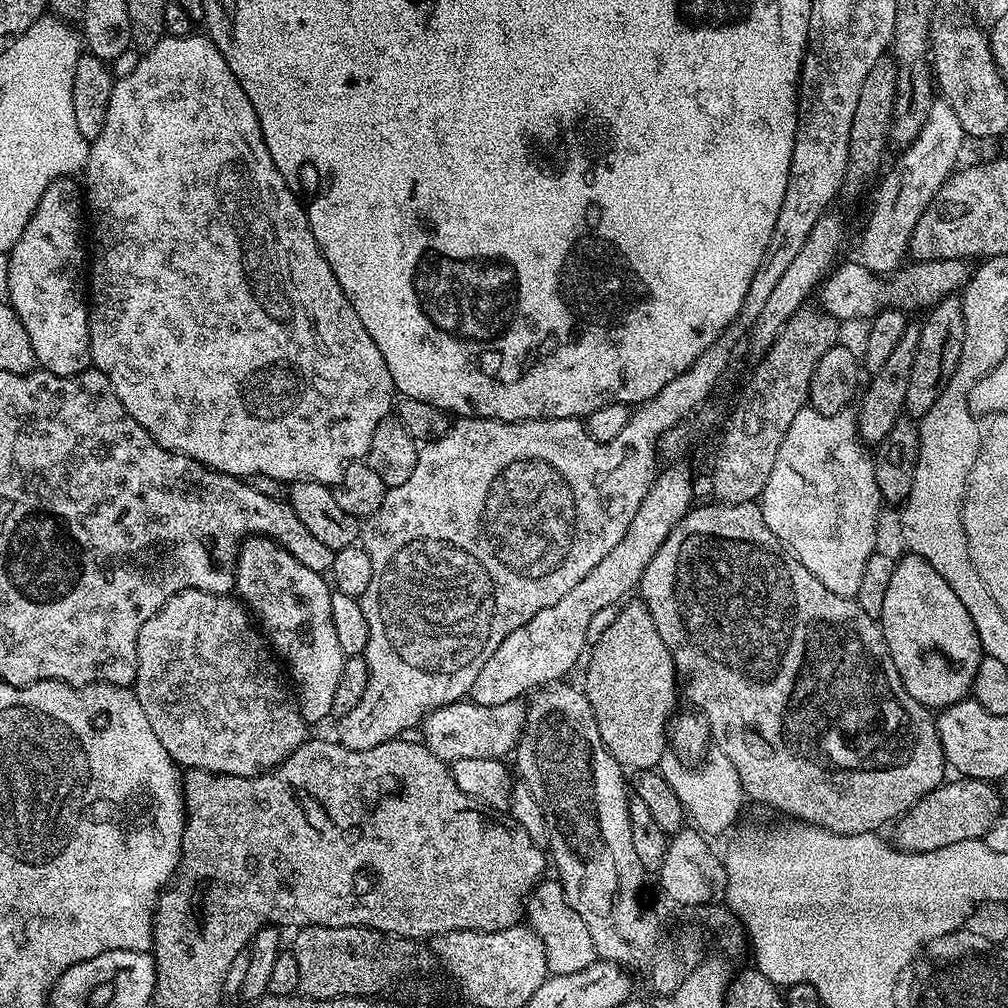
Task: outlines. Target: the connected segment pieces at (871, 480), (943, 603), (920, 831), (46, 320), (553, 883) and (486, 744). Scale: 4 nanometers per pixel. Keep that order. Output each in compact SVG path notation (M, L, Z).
M810 406L798 410L794 422L790 422L790 430L786 430L786 438L782 438L778 458L774 458L774 470L770 470L770 478L766 478L764 492L758 501L766 526L770 526L776 537L796 553L802 566L806 566L826 590L849 598L858 594L858 585L862 583L862 574L866 570L866 558L878 548L876 519L880 516L882 501L876 462L864 447L865 441L856 427L855 411L845 410L827 416Z
M904 554L896 560L894 574L890 574L890 587L886 589L886 599L882 601L879 622L888 643L888 653L894 658L894 666L906 690L919 704L929 710L939 710L957 704L971 693L974 674L982 659L978 630L958 594L950 590L950 582L946 582L946 578L942 578L942 574L938 574L926 558Z
M955 779L938 785L895 821L895 847L903 852L942 850L942 846L954 846L954 842L979 840L984 837L986 830L990 830L990 826L994 826L1006 808L999 787L986 780Z
M71 175L51 182L46 194L38 202L22 238L8 253L7 303L22 318L26 334L30 334L30 346L34 346L37 365L43 371L59 376L73 376L85 372L92 364L90 330L88 329L89 301L86 299L86 208L82 203L82 188Z
M545 878L533 888L526 901L526 924L538 934L538 938L542 938L551 975L578 974L578 970L586 970L586 966L590 966L598 958L594 938L590 938L590 930L586 930L586 922L578 918L574 906L566 902L566 894L559 879Z
M465 698L455 704L443 704L429 712L422 721L425 748L438 759L451 762L462 758L490 758L499 760L507 757L520 742L524 724L528 721L528 710L523 699L502 702L502 706L478 706Z

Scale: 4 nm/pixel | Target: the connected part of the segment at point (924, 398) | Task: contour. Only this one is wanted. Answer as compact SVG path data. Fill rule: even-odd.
M956 294L940 300L925 315L928 317L920 324L920 341L918 350L914 354L914 370L910 370L910 386L906 390L906 402L904 403L909 417L919 418L928 413L930 406L938 402L942 390L946 390L958 366L958 358L962 354L962 342L966 334L960 301L961 297Z

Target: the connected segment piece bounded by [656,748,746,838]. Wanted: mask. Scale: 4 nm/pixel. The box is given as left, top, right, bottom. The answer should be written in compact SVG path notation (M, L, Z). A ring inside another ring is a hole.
M669 748L659 759L656 770L670 783L696 830L713 838L724 833L735 822L746 797L738 770L723 751L713 749L707 753L705 760L702 767L692 769L686 766L687 761L675 749Z

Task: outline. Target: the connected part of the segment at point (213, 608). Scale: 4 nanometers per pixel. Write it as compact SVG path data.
M193 588L169 598L166 606L162 606L162 610L158 610L158 614L154 614L154 618L149 618L142 626L142 630L138 630L138 674L134 691L138 702L142 702L142 710L146 710L146 718L150 718L150 730L154 730L154 734L158 734L158 742L162 742L162 746L166 746L166 750L177 764L185 769L201 768L207 772L217 772L227 776L260 776L272 768L277 768L299 744L304 743L306 725L300 716L300 709L286 683L285 673L282 671L273 649L266 643L261 629L257 627L250 615L249 609L239 599L231 600L232 598L228 594L219 596L213 592L203 592Z

